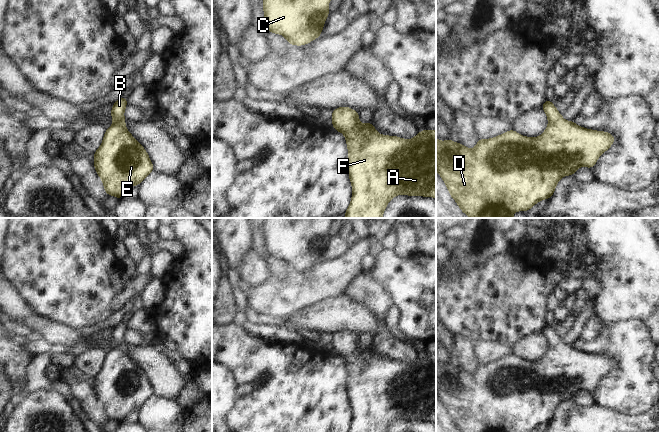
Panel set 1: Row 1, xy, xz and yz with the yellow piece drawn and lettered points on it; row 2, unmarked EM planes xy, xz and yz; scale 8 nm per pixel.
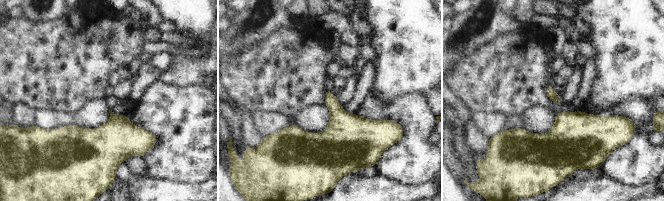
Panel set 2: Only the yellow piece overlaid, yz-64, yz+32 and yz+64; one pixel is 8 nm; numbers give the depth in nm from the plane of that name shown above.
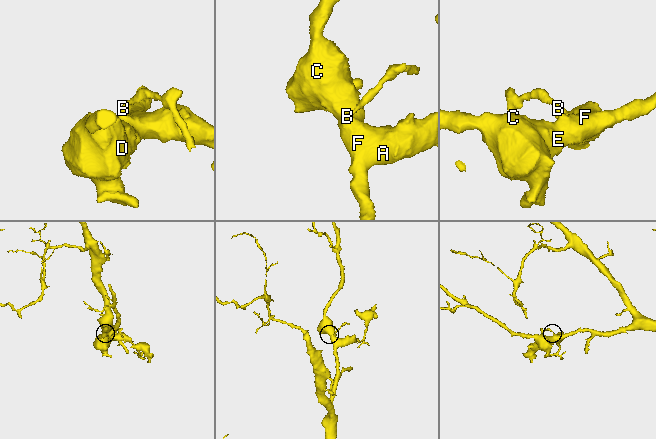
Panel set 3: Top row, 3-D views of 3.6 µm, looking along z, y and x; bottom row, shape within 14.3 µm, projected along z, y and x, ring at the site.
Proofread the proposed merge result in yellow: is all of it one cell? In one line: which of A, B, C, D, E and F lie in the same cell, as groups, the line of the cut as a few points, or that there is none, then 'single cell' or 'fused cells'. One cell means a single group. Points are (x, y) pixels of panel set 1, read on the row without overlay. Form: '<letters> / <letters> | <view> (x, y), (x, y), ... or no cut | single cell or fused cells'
A B C D E F | no cut | single cell

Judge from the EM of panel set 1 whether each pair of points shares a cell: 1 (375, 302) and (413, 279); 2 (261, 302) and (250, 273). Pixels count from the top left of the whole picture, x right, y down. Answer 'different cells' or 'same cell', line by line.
1: different cells
2: different cells

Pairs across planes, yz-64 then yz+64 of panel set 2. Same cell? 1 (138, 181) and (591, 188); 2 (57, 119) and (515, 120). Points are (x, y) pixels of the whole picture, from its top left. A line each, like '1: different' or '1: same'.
1: same
2: different

